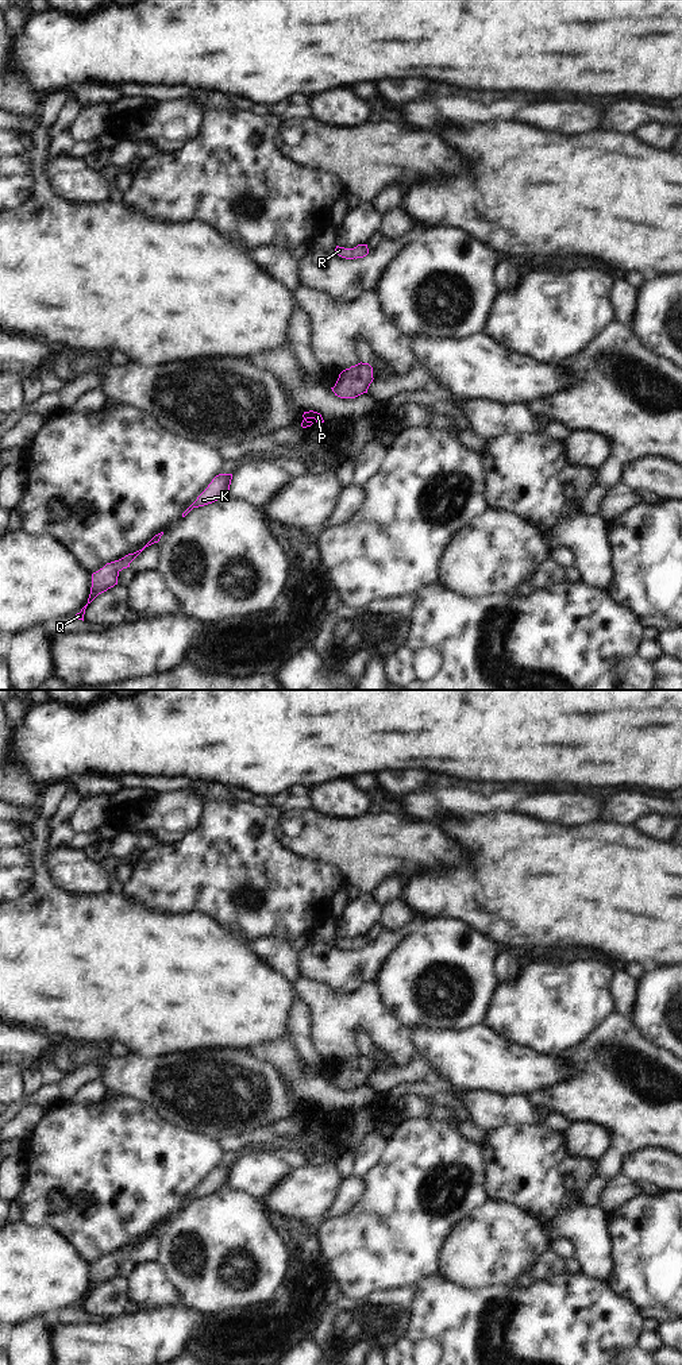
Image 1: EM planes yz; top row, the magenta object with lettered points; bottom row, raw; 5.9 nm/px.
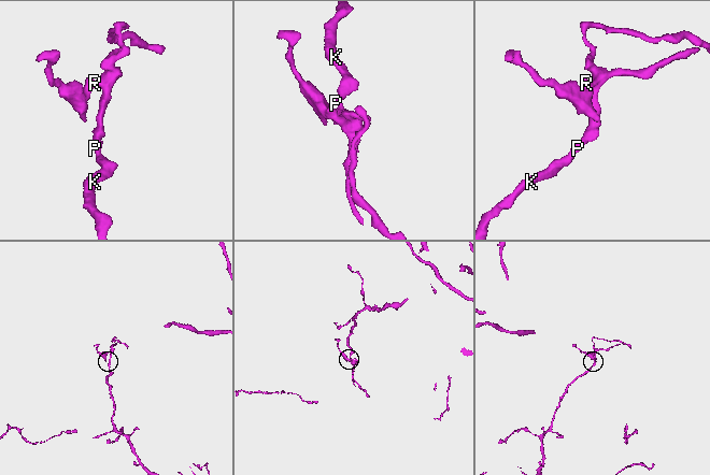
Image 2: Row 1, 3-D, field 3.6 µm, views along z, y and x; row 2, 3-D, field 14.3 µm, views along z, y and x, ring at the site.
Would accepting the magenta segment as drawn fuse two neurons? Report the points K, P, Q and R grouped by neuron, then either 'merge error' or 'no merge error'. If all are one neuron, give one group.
groups K P Q R; no merge error

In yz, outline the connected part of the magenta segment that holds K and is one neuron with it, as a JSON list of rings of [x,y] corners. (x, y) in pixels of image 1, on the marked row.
[[[232,474],[216,475],[197,500],[182,513],[182,517],[185,517],[193,508],[204,506],[220,498],[226,498],[230,490],[231,479]]]

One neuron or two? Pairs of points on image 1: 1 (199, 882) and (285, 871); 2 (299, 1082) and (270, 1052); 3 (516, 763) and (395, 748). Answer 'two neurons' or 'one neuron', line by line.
1: one neuron
2: one neuron
3: one neuron

